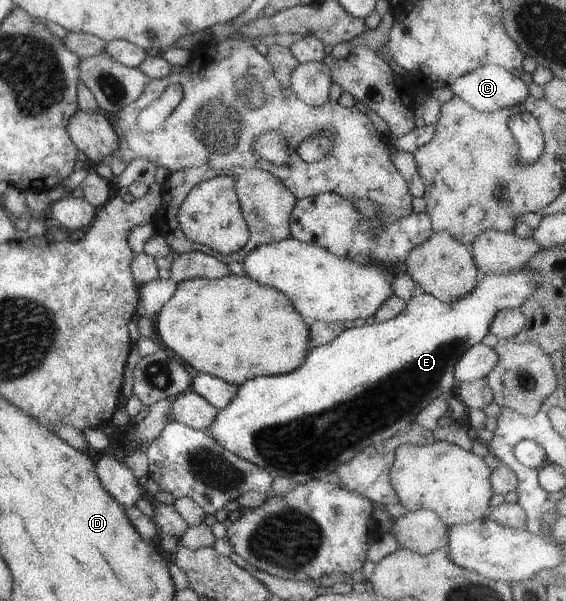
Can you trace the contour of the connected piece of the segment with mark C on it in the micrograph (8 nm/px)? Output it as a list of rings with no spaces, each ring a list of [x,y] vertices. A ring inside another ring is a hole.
[[[491,64],[461,76],[450,92],[480,112],[494,112],[520,104],[529,96],[526,83]]]

